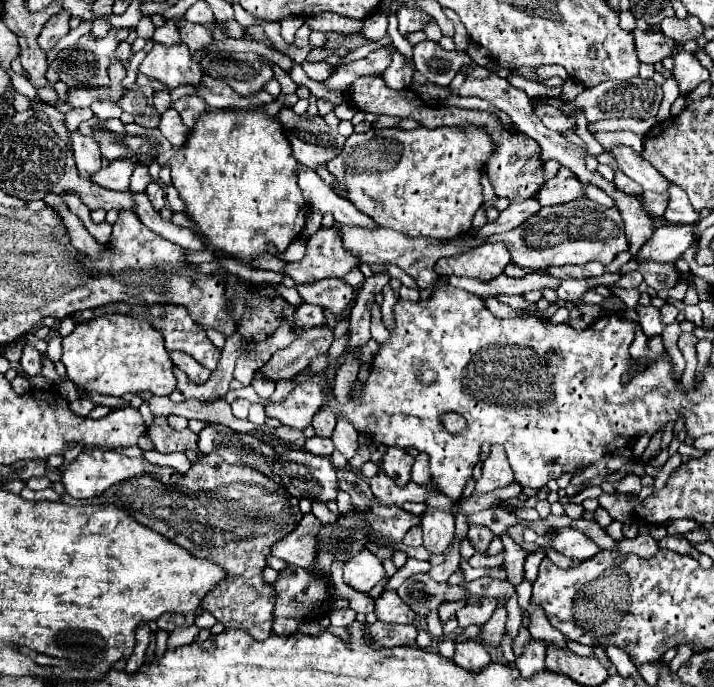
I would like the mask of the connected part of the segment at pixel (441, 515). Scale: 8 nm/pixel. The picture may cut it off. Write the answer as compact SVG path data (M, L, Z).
M428 507L428 513L422 517L422 533L422 547L426 547L432 555L448 553L450 543L454 541L454 515Z

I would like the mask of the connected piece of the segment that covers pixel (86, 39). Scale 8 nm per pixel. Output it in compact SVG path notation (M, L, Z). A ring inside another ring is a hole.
M114 31L102 39L86 33L76 43L76 49L64 49L58 53L52 61L52 69L58 71L68 87L108 87L112 85L108 79L110 51L114 53L118 43Z

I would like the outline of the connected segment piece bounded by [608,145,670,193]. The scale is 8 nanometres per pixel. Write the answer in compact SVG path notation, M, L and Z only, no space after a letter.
M624 145L610 147L608 153L614 157L618 167L624 175L628 175L632 181L640 183L644 189L654 189L658 193L666 191L670 187L670 181L666 181L646 159L642 159L636 151Z

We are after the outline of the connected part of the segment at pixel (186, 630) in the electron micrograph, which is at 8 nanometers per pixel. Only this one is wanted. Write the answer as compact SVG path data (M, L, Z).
M184 625L184 627L176 627L170 637L168 637L168 649L178 649L182 645L190 645L194 641L194 637L198 635L198 627L196 625Z

